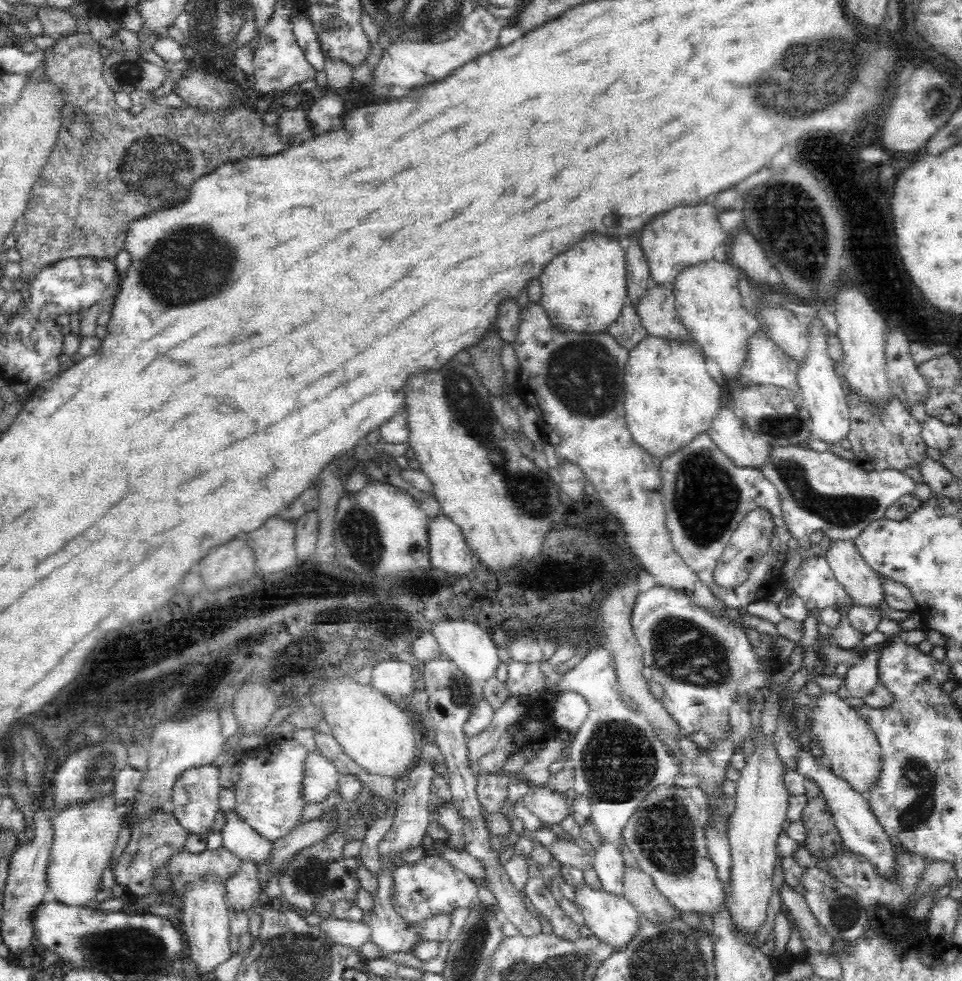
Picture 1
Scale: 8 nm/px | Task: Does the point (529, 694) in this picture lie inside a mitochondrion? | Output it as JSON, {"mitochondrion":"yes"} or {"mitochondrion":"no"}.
{"mitochondrion":"no"}

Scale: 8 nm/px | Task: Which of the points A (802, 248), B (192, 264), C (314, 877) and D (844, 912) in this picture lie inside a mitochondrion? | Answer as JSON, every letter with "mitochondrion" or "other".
{"A":"mitochondrion","B":"mitochondrion","C":"mitochondrion","D":"mitochondrion"}

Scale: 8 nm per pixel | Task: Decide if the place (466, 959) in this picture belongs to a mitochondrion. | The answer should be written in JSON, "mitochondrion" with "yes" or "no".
{"mitochondrion":"yes"}

